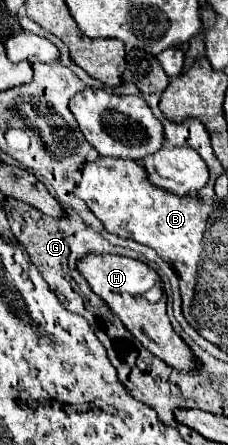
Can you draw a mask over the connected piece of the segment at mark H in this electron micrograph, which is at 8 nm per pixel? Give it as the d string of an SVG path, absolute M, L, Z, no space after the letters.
M90 254L78 262L78 270L88 280L90 288L110 306L110 310L122 320L122 324L160 360L164 360L168 366L176 368L178 372L194 372L202 362L198 356L188 348L188 344L174 332L168 314L166 314L166 298L162 298L156 304L146 302L140 292L150 290L156 282L160 282L160 276L154 268L140 260L114 256L114 254Z

